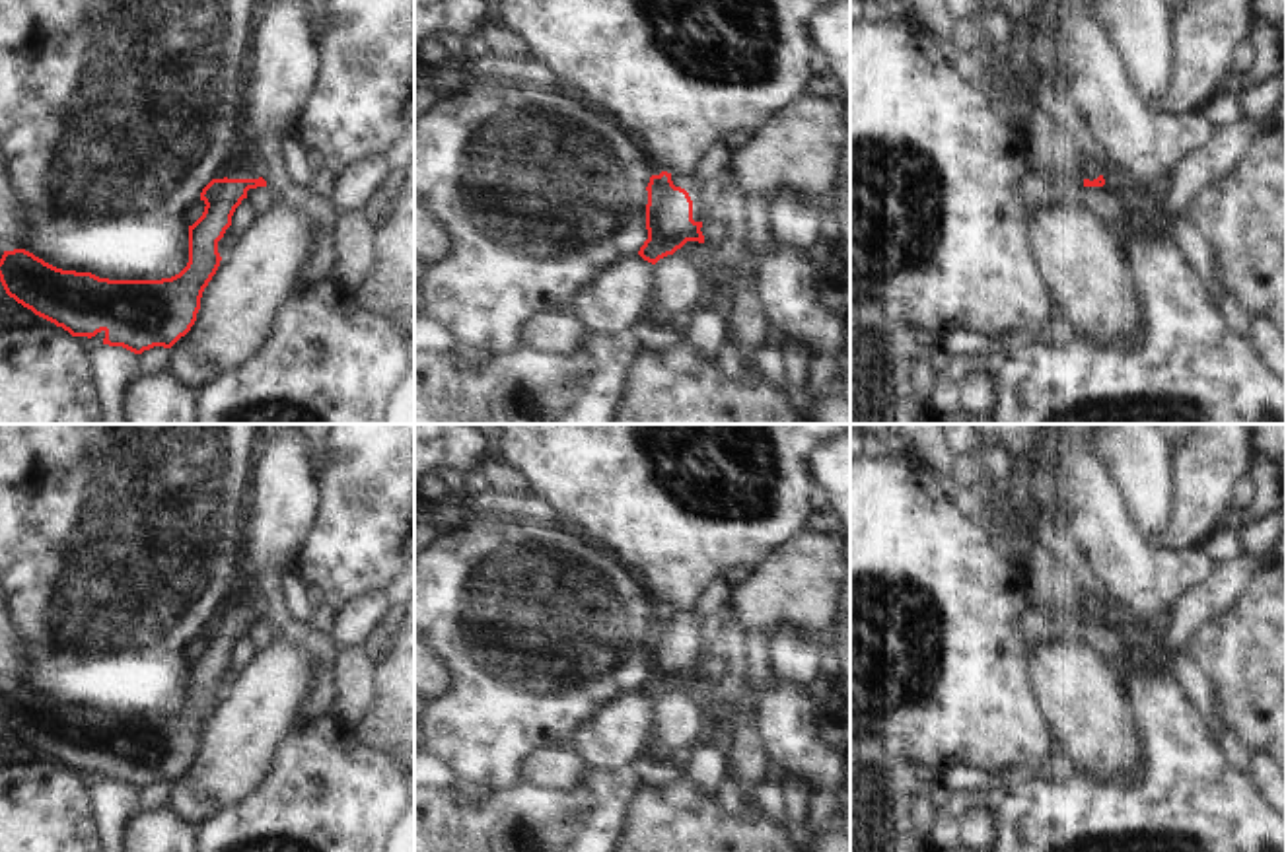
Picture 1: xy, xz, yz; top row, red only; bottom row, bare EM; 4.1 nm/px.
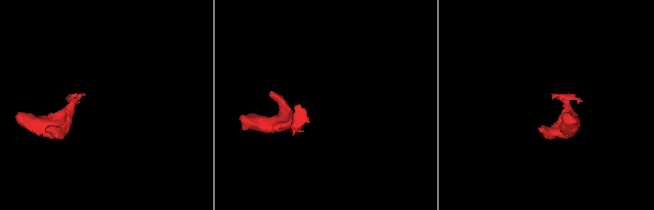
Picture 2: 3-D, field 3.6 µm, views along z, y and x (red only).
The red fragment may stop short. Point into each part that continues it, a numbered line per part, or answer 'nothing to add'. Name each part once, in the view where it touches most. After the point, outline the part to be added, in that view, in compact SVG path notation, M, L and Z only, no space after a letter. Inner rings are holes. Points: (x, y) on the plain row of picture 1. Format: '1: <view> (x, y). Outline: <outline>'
1: xz (687, 617). Outline: M677 609L671 611L671 617L675 622L681 622L689 628L691 636L693 636L693 656L700 657L700 638L698 638L698 628L702 619L698 617L698 613L693 609Z

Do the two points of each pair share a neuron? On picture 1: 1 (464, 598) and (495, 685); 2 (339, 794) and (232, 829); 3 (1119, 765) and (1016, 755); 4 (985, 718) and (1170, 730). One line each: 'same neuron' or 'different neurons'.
1: same neuron
2: same neuron
3: different neurons
4: different neurons

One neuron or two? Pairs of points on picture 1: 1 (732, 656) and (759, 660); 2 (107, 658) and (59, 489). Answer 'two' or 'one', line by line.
1: two
2: one

